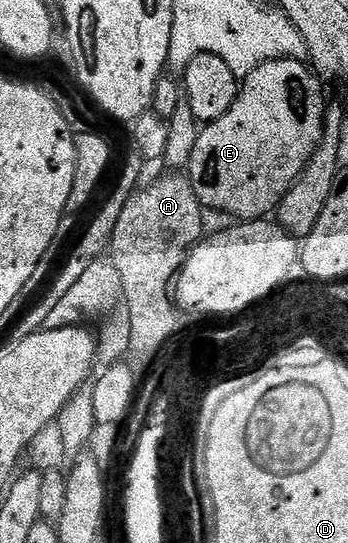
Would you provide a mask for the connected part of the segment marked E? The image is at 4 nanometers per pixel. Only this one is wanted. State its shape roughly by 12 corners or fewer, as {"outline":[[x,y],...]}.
{"outline":[[298,60],[243,77],[186,169],[205,209],[267,217],[324,137]]}

